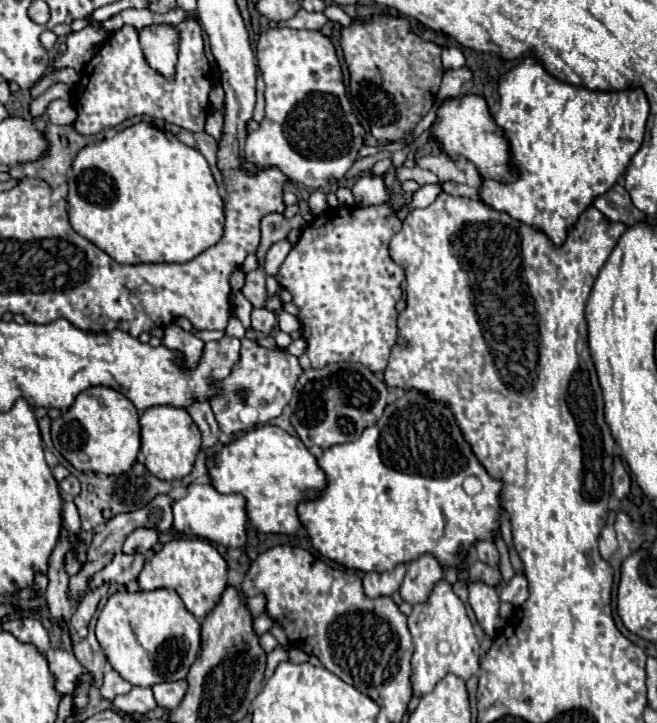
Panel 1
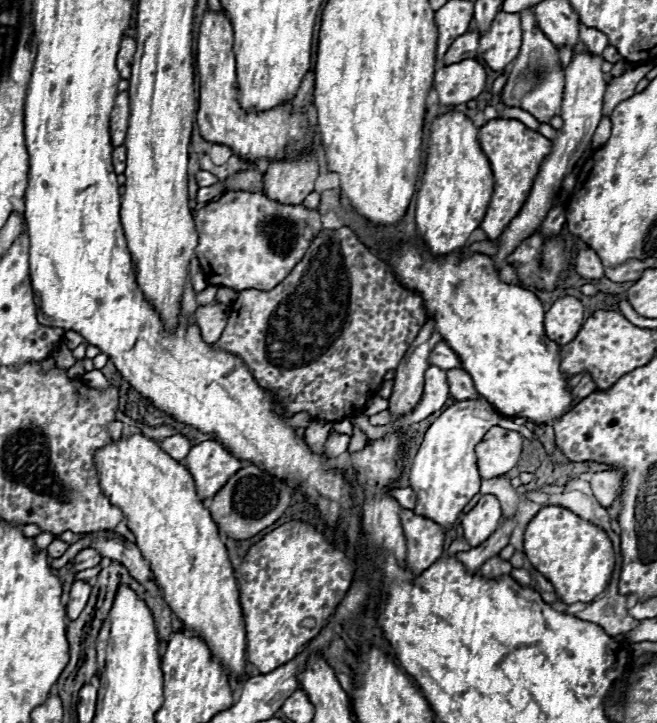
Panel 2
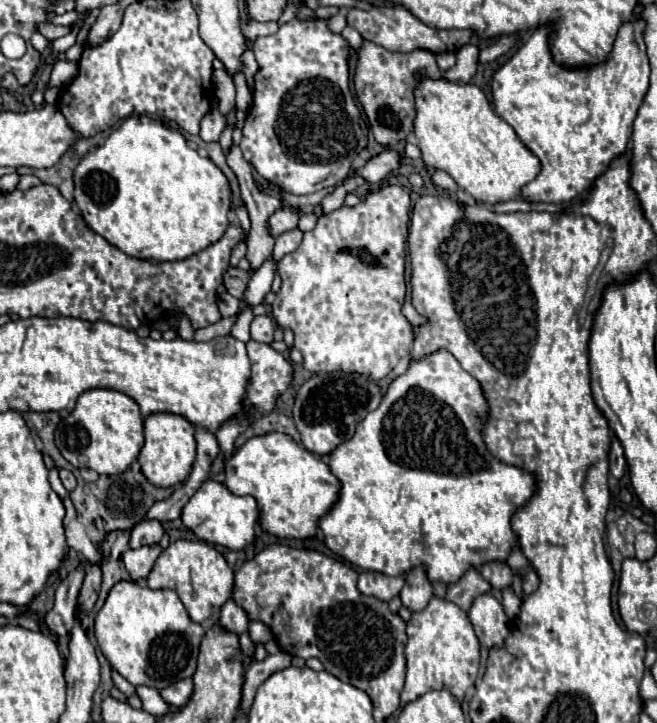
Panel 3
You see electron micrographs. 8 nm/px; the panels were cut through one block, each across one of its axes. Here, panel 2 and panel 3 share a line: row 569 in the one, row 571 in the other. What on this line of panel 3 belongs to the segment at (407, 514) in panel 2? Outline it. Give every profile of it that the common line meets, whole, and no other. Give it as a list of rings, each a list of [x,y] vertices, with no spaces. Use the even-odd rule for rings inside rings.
[[[424,564],[406,572],[406,584],[400,592],[400,598],[402,598],[402,604],[408,610],[412,610],[412,612],[424,610],[428,600],[432,598],[432,594],[434,594],[432,582],[426,576],[426,566]]]

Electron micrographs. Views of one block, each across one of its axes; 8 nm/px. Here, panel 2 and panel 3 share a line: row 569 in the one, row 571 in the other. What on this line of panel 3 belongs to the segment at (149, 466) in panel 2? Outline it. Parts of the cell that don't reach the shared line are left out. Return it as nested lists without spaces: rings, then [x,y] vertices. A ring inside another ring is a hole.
[[[176,540],[156,560],[152,572],[146,578],[146,586],[154,590],[156,588],[174,590],[180,596],[182,604],[186,606],[190,618],[202,624],[204,620],[212,620],[214,616],[218,616],[220,608],[230,598],[234,586],[234,572],[226,564],[224,556],[210,544],[200,540],[198,542]]]

